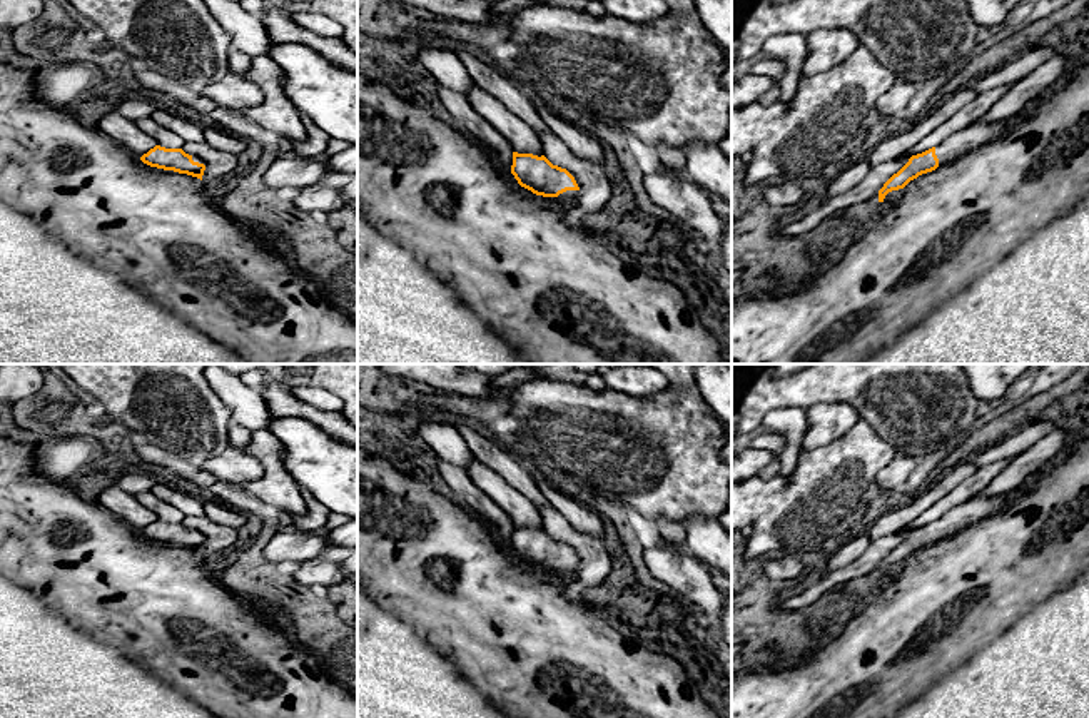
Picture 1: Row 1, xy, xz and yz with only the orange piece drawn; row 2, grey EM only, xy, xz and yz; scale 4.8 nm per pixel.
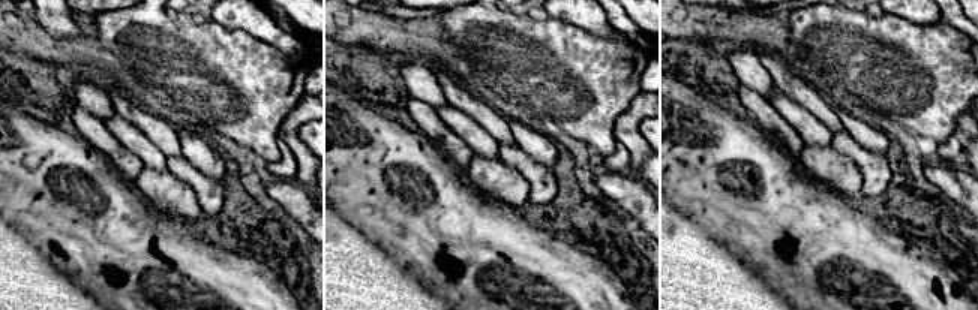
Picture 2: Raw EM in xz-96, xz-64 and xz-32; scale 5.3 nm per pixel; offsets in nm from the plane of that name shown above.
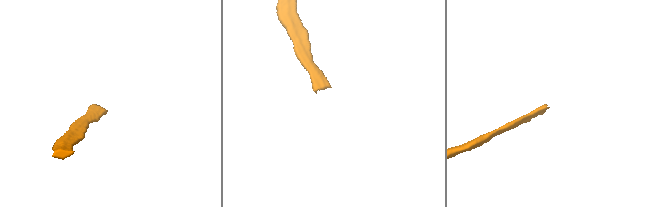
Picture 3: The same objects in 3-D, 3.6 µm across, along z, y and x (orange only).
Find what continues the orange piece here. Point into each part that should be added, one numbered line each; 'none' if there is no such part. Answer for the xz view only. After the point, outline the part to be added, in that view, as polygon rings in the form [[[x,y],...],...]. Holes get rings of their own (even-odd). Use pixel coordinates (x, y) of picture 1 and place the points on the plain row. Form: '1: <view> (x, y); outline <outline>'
1: xz (568, 576); outline [[[566,564],[558,571],[550,573],[570,593],[570,596],[576,598],[580,589],[580,564]]]

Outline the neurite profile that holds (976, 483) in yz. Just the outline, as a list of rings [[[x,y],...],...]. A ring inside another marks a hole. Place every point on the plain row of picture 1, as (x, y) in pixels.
[[[995,461],[979,468],[972,476],[964,479],[959,486],[955,486],[949,494],[940,498],[935,504],[932,504],[927,511],[917,516],[910,524],[904,526],[900,531],[917,529],[932,521],[937,521],[952,508],[975,498],[980,491],[984,491],[989,483],[1009,464],[1005,461]]]

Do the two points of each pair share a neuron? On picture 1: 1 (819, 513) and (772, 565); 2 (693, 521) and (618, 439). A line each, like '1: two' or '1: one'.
1: two
2: two

